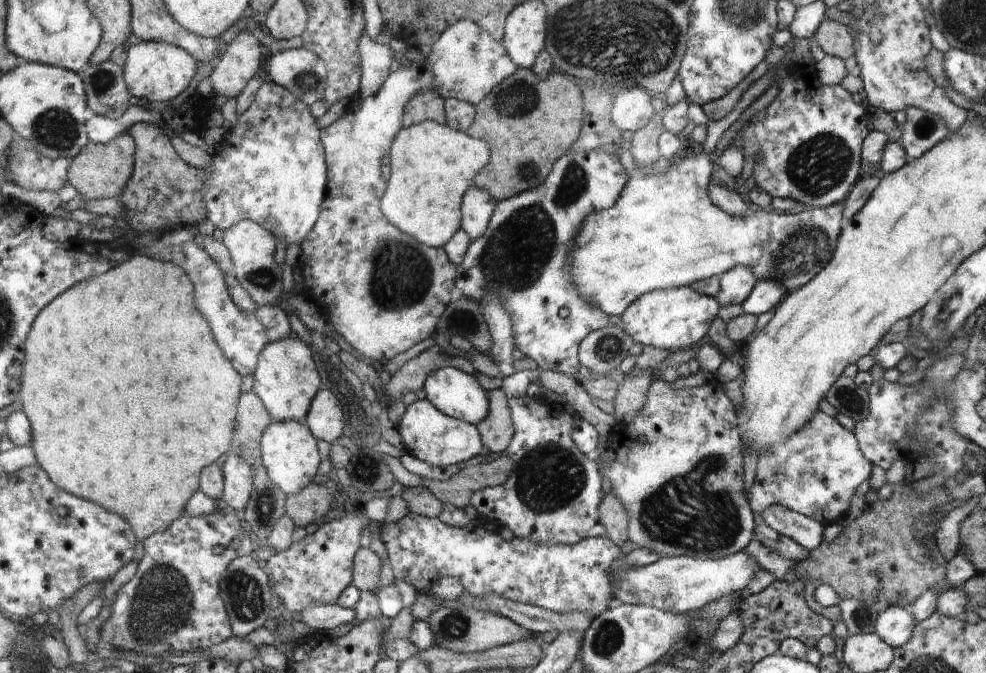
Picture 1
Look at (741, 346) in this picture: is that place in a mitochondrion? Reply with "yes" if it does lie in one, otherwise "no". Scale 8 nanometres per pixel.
no

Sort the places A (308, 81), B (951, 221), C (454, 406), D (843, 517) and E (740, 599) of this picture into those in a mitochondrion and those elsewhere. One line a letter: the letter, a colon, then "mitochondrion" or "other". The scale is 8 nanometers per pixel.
A: mitochondrion
B: other
C: other
D: other
E: other

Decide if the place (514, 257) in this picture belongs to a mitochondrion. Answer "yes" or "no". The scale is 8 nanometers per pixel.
yes

